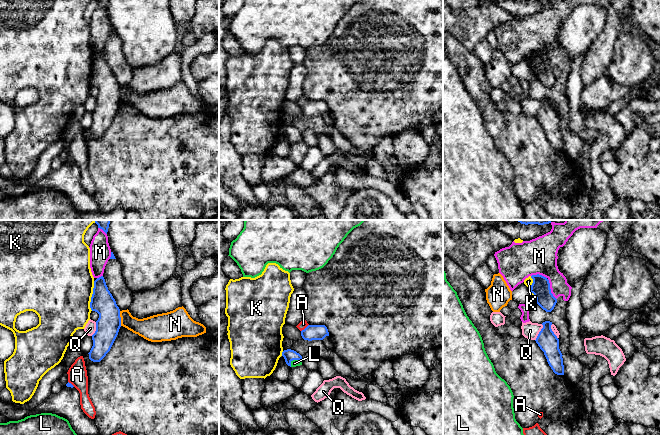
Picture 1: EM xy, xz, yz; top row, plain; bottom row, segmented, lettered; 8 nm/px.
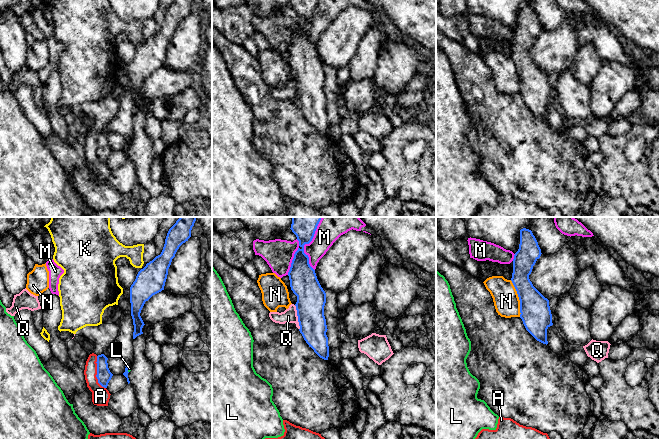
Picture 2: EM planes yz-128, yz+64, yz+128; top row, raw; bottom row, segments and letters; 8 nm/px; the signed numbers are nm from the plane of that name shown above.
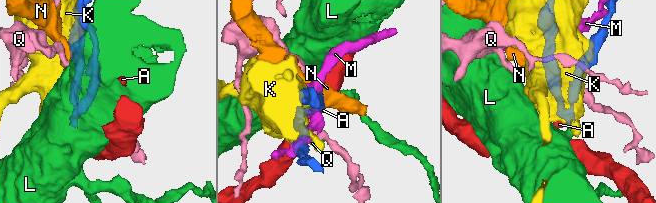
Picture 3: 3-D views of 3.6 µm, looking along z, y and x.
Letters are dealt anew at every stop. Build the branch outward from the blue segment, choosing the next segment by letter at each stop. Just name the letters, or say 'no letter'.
L

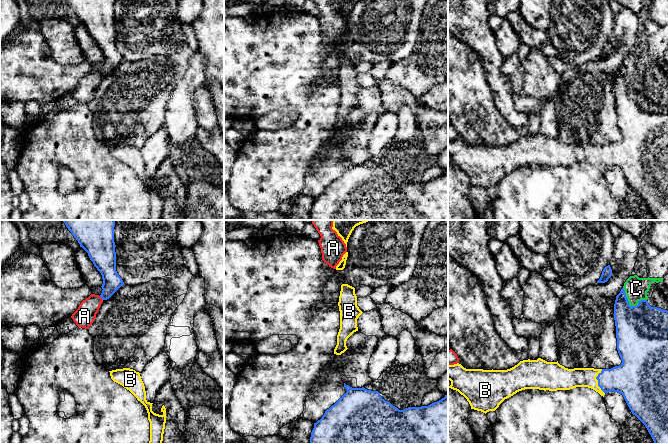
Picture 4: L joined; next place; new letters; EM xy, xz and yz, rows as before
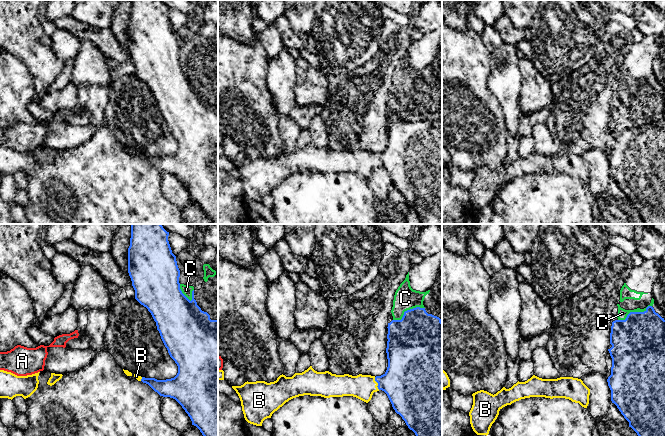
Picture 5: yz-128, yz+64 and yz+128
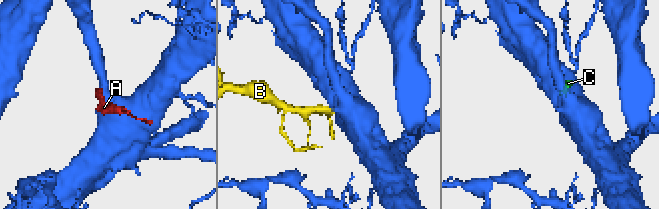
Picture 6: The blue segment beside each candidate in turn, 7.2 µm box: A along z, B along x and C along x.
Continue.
B

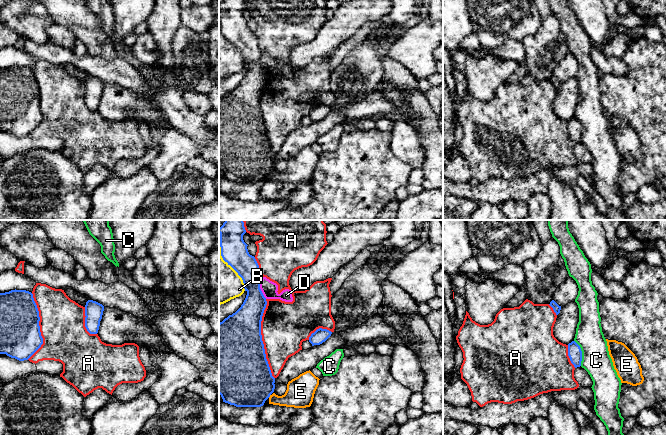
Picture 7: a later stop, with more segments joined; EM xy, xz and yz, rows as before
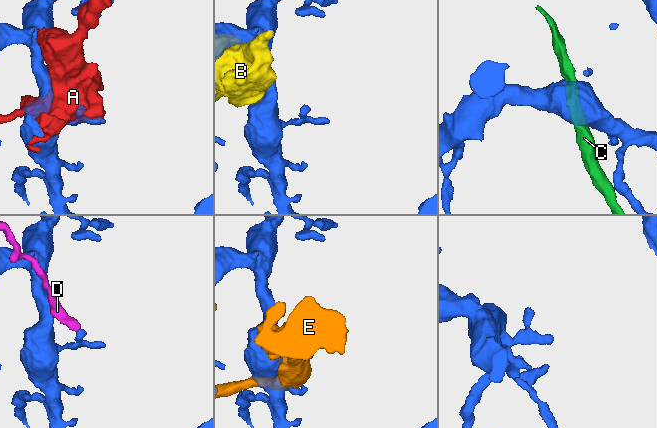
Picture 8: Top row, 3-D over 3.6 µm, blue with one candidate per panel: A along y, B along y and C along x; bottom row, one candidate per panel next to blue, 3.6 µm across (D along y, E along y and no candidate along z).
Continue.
no letter

